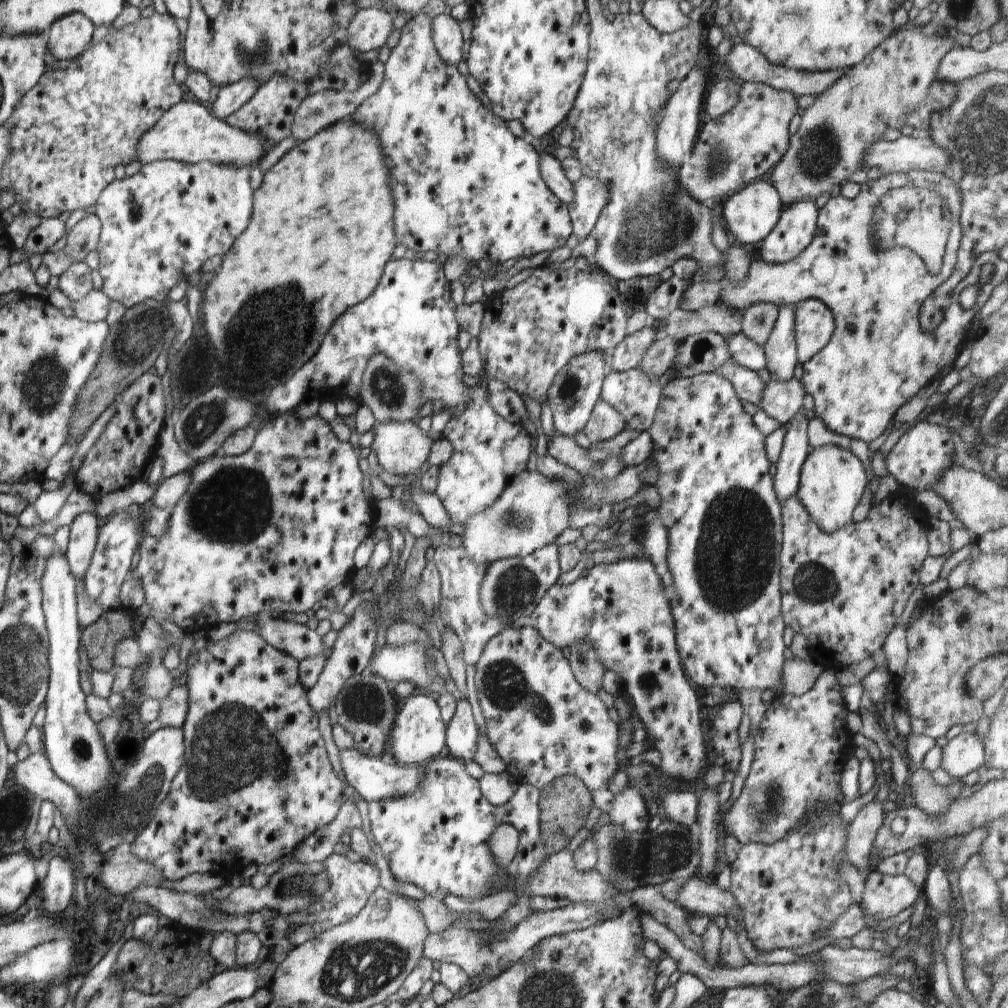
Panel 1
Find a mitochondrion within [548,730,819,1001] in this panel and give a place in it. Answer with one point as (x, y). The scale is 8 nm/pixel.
(662, 854)

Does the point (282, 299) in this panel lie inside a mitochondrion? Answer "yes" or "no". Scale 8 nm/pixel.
yes

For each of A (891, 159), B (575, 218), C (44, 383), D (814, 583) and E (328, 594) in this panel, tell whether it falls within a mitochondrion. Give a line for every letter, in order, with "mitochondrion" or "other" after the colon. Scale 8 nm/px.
A: other
B: other
C: mitochondrion
D: mitochondrion
E: other

